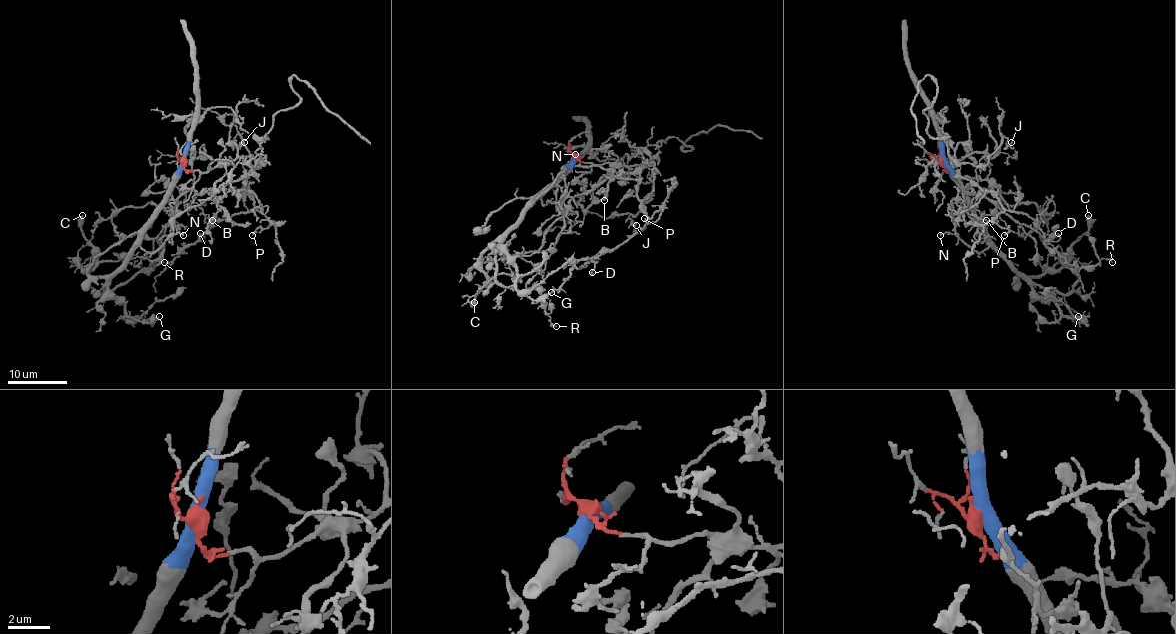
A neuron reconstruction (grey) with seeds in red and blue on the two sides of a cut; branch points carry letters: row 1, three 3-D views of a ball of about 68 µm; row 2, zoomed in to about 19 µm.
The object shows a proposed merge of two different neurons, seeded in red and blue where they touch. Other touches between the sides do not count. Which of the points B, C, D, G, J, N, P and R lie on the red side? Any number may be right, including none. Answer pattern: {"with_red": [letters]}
{"with_red": ["B", "D", "J", "P"]}

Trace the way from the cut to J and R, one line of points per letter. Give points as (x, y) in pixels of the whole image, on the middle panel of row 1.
J: (575, 156), (593, 165), (645, 165), (649, 168), (651, 199), (626, 221), (629, 218), (636, 225)
R: (575, 156), (506, 234), (495, 255), (495, 279), (522, 292), (535, 289), (541, 307), (556, 326)

